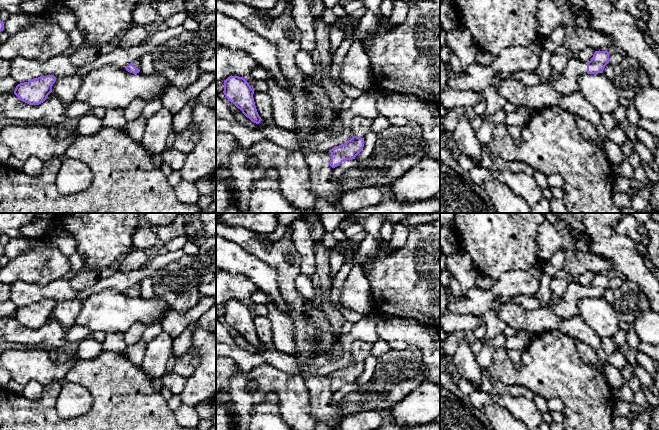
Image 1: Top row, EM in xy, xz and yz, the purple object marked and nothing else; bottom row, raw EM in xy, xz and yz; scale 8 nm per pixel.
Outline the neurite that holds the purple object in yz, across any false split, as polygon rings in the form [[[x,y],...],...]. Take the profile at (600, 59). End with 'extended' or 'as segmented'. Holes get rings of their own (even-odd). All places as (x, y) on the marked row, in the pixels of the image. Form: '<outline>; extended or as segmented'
[[[595,51],[589,62],[581,61],[577,56],[571,57],[561,78],[550,80],[549,85],[560,95],[567,96],[578,91],[577,78],[585,73],[603,73],[609,63],[608,51]]]; extended

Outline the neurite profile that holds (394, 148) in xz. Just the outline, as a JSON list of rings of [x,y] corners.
[[[416,123],[391,125],[376,133],[373,153],[338,178],[342,185],[341,195],[360,185],[389,185],[423,159],[421,126]]]

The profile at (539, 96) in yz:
[[[513,78],[499,81],[496,89],[507,102],[515,105],[524,105],[534,110],[548,106],[558,107],[581,116],[594,127],[598,126],[601,121],[601,114],[590,105],[579,91],[562,96],[549,84],[526,87]]]

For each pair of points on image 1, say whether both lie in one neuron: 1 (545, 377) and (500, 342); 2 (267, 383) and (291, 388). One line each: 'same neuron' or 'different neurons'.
1: different neurons
2: same neuron

